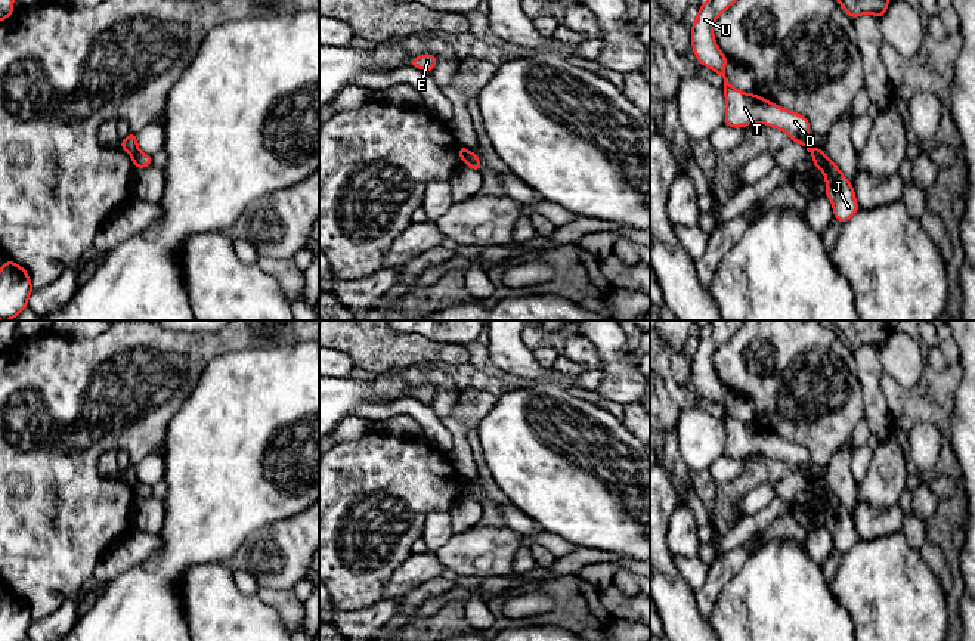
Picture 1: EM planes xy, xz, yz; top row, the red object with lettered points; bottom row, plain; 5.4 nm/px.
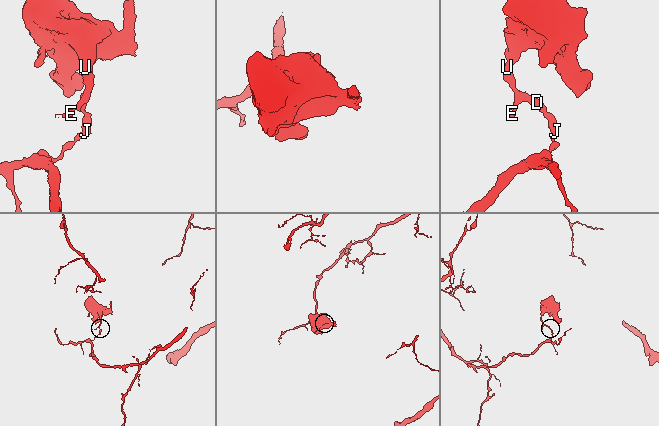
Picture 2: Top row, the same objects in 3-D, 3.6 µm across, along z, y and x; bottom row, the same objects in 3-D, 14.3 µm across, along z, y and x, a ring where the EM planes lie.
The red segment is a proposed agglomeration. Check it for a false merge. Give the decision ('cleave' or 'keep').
cleave

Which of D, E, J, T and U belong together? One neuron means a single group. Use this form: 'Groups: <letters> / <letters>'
Groups: D E T U / J

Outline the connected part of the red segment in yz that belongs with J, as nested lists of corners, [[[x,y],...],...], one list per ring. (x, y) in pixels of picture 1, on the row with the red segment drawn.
[[[818,151],[812,154],[814,168],[818,168],[826,177],[826,196],[830,199],[833,207],[833,219],[845,223],[857,211],[858,204],[852,183],[841,173],[839,167],[826,155]]]

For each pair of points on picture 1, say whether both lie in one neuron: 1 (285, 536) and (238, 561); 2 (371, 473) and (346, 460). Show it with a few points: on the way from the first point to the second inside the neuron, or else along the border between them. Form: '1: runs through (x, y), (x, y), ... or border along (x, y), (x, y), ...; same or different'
1: runs through (274, 548), (268, 554), (250, 556); same
2: runs through (365, 473), (359, 473), (352, 465); same

